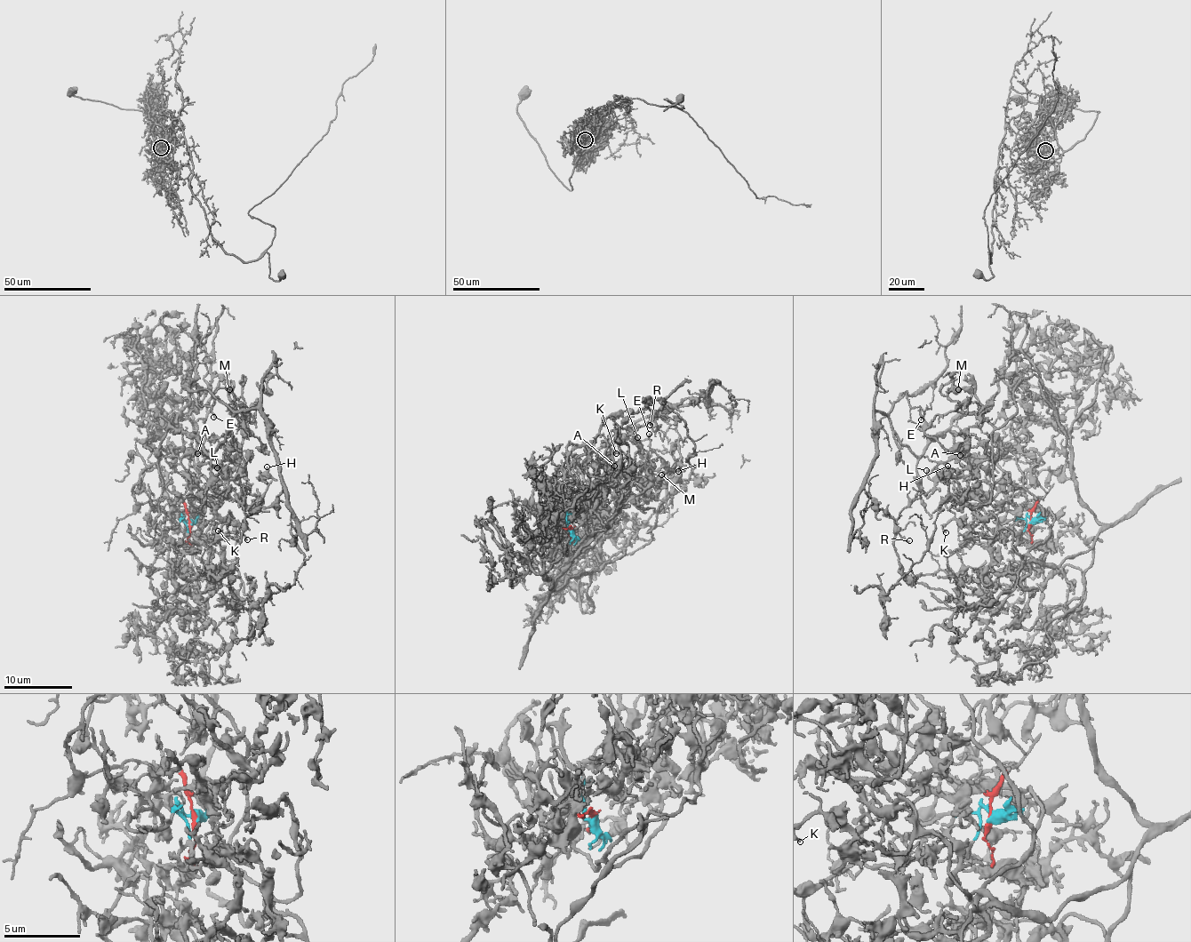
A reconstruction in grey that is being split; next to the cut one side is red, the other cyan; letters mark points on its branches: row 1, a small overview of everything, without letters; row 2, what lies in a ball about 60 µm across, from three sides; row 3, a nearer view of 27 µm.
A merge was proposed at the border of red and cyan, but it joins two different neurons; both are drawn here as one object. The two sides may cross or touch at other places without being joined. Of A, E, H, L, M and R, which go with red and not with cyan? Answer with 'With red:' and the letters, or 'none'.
With red: E, R

